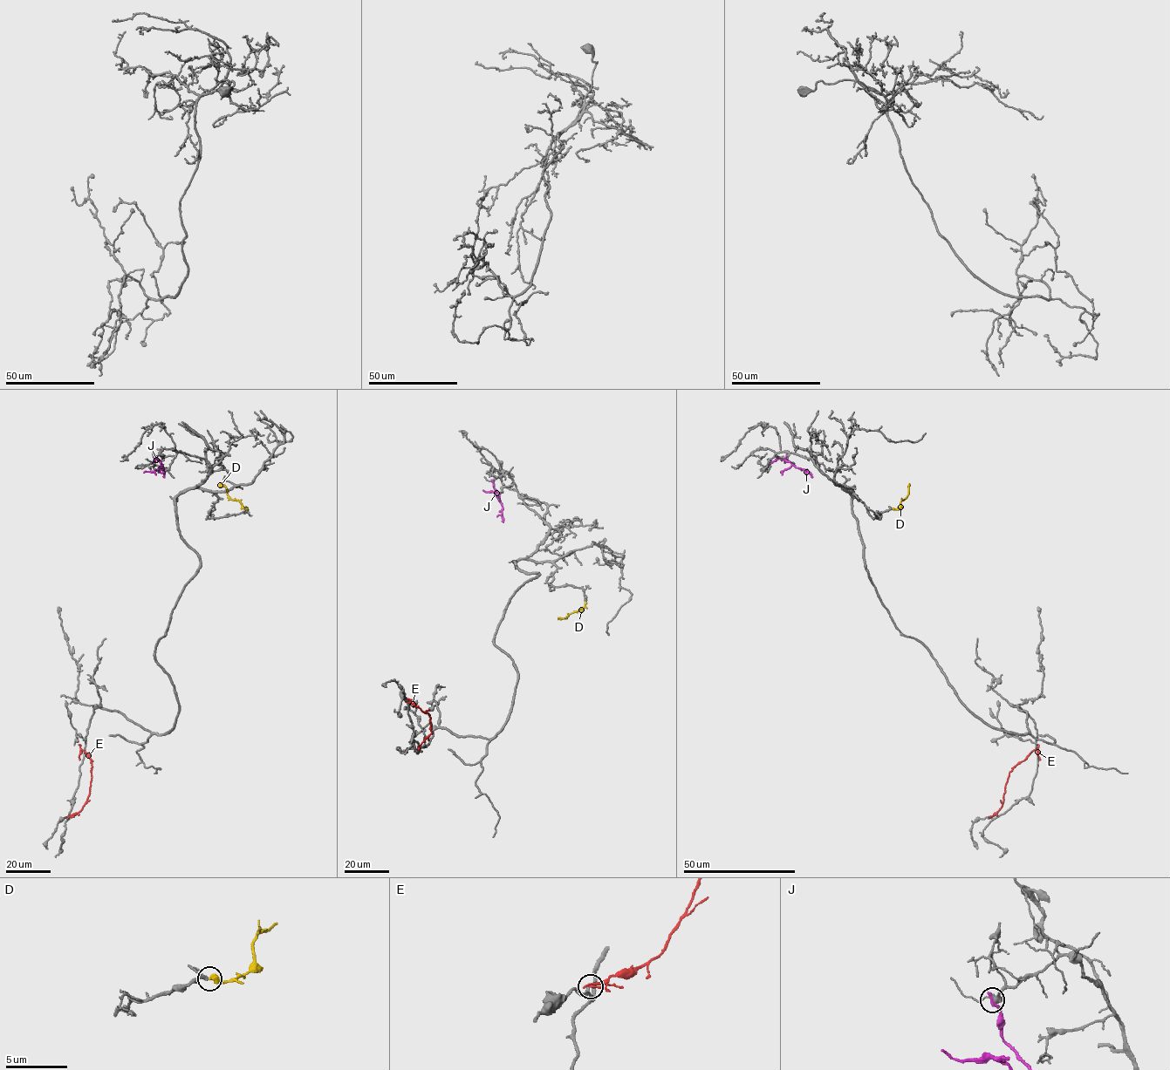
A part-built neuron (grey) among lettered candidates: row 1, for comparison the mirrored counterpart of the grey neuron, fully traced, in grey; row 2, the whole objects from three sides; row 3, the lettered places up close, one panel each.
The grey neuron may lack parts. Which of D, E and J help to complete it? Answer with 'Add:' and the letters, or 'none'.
Add: D

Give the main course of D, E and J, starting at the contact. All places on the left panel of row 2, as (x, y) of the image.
D: (246, 508), (237, 500), (231, 500), (226, 487), (219, 484)
E: (68, 816), (76, 814), (84, 806), (90, 793), (92, 760), (82, 750), (79, 759)
J: (153, 462), (155, 459), (160, 460), (164, 472), (161, 473), (158, 469)

